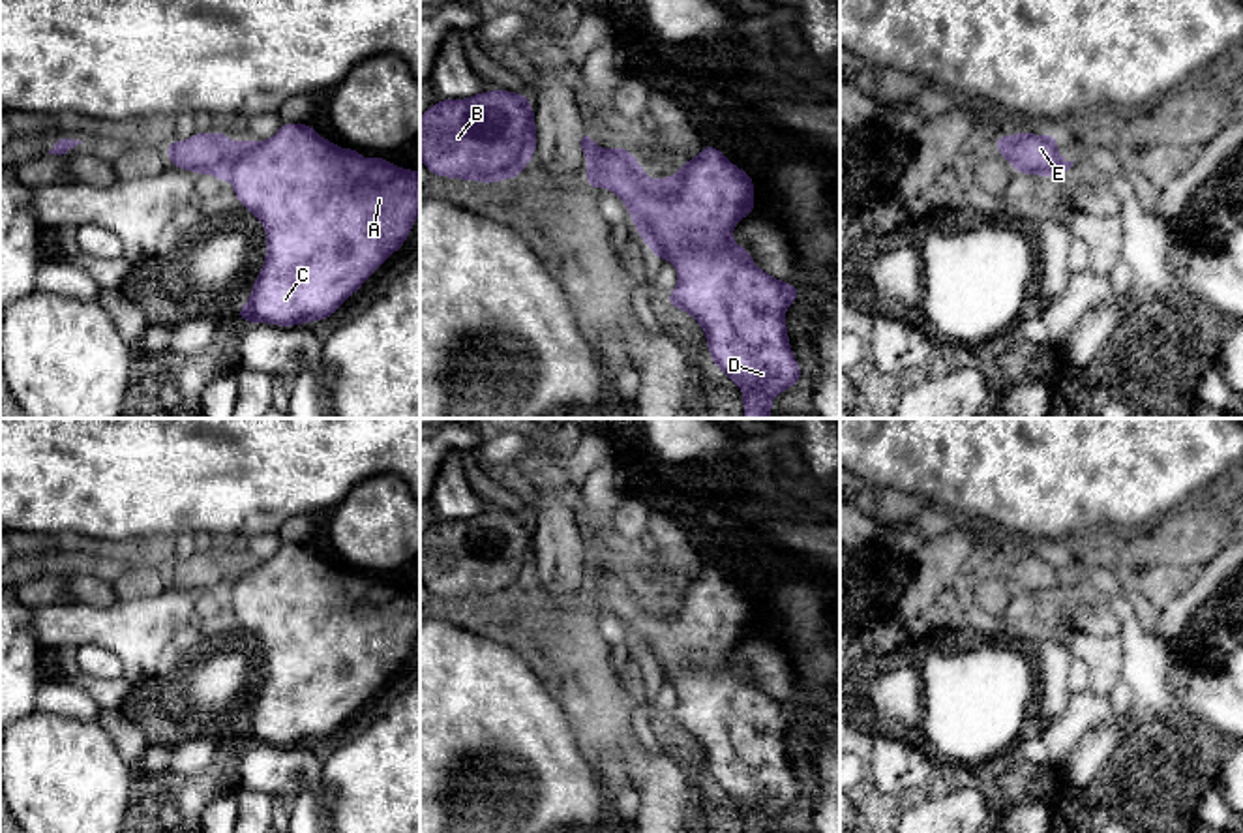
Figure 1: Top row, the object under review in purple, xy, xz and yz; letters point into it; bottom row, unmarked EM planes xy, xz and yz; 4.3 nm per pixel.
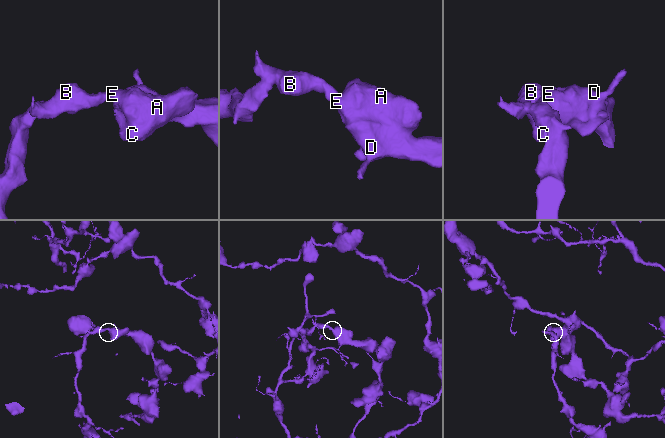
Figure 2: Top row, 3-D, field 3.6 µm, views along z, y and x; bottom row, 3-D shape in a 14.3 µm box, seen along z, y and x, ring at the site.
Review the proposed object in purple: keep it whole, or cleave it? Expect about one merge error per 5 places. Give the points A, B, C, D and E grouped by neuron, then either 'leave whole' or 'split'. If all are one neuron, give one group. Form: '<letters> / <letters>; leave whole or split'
A B C D E; leave whole

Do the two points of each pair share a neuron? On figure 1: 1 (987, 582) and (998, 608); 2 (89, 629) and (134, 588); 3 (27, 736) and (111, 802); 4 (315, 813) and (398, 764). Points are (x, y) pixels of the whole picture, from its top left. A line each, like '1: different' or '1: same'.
1: same
2: different
3: same
4: same

